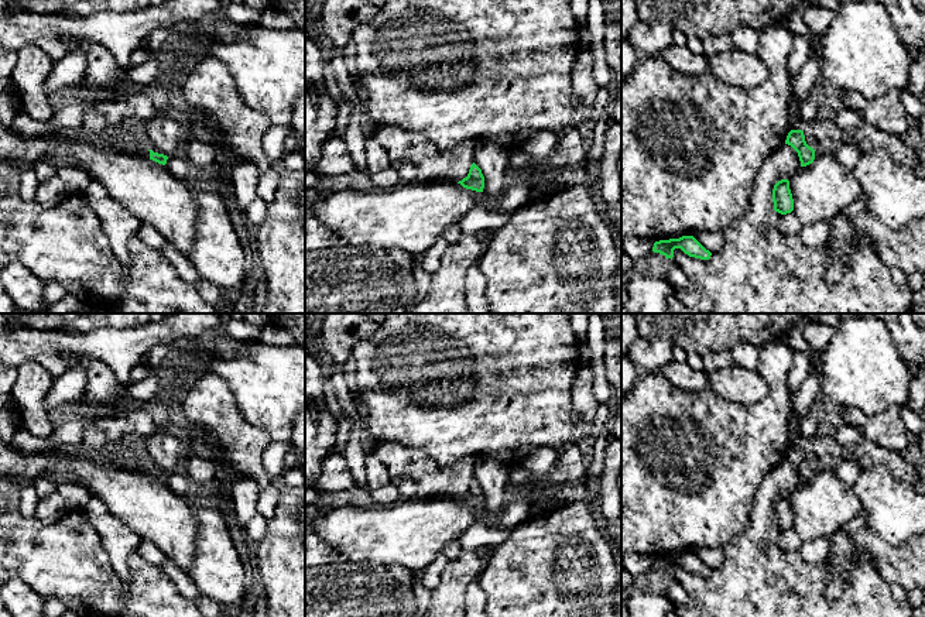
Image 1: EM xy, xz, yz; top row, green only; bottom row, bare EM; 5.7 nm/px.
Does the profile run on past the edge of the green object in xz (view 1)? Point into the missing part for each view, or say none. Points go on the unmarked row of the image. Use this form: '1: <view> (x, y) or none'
1: none

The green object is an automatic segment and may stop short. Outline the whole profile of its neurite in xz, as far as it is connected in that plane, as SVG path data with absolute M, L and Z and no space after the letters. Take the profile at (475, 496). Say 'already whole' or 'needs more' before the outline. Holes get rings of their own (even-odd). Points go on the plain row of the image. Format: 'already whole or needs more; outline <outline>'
already whole; outline M473 479L470 486L469 486L467 493L463 494L462 497L459 497L458 500L460 500L466 505L483 508L484 493L482 490L482 486Z

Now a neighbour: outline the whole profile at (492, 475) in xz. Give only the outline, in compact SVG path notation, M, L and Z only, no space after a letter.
M477 457L475 465L475 480L484 493L483 510L487 514L486 525L496 528L503 514L511 491L508 483L510 466L493 459Z

